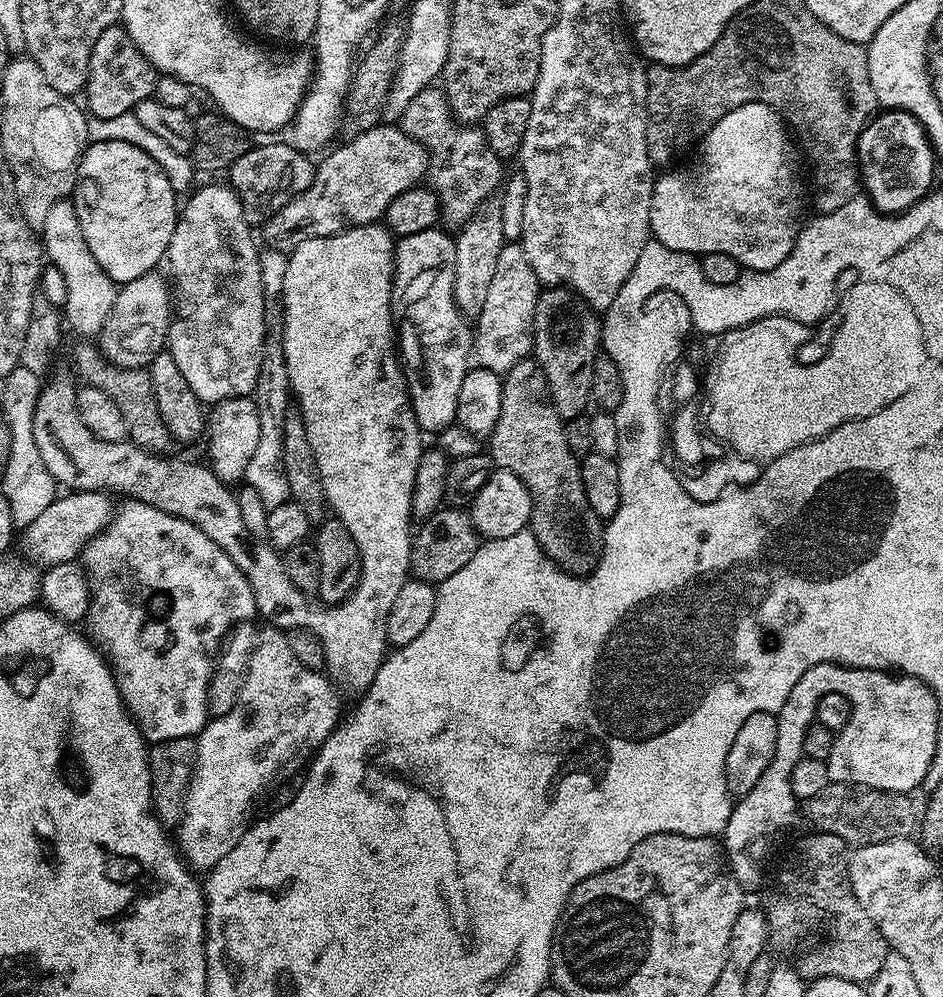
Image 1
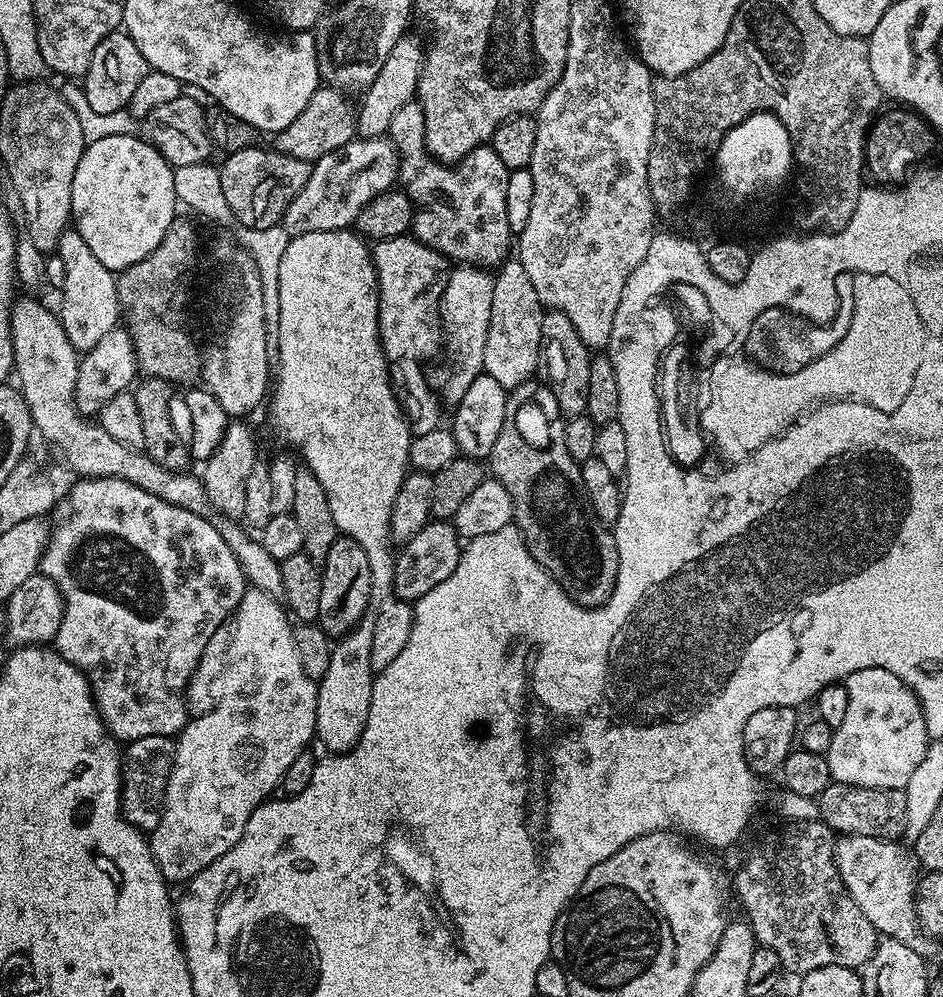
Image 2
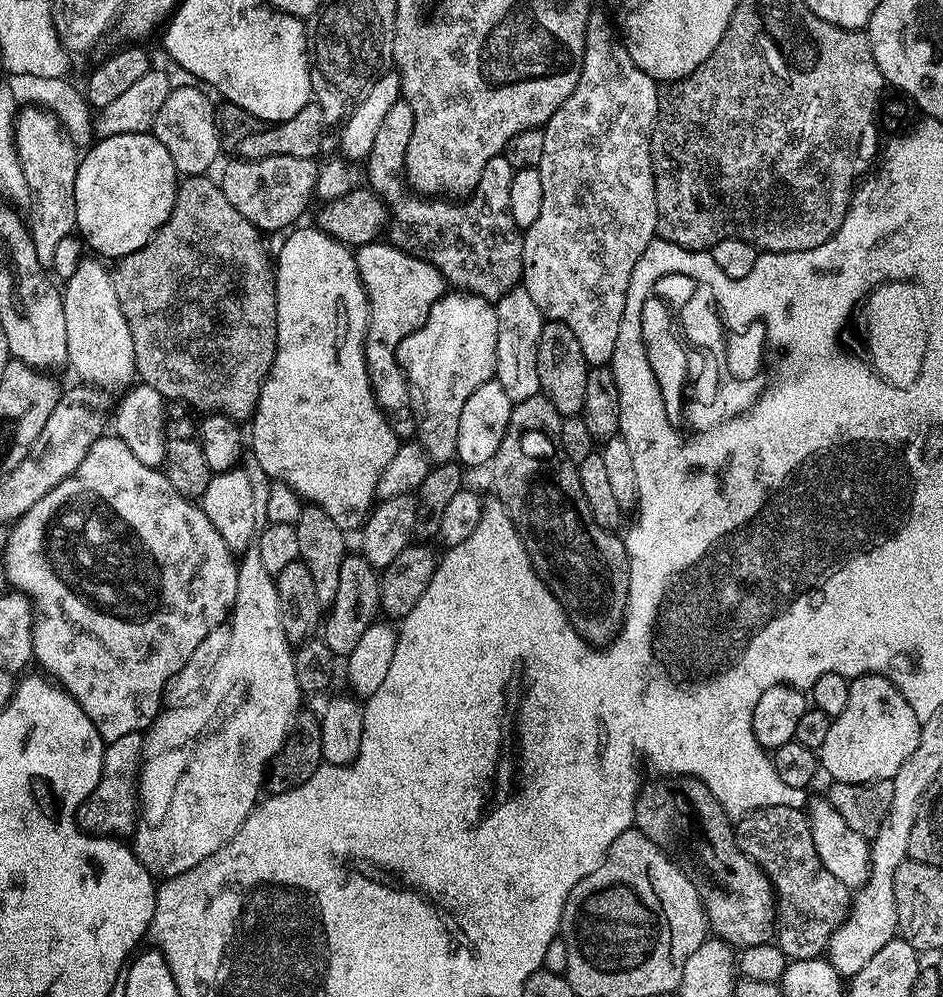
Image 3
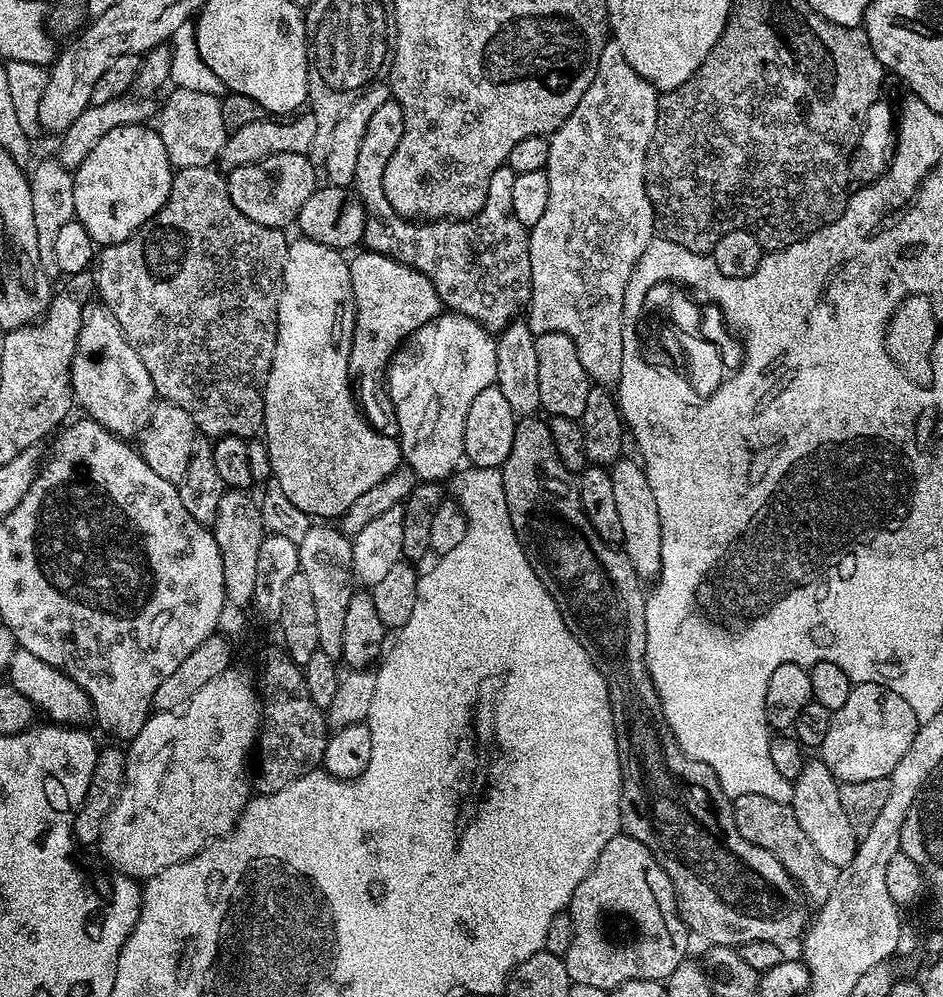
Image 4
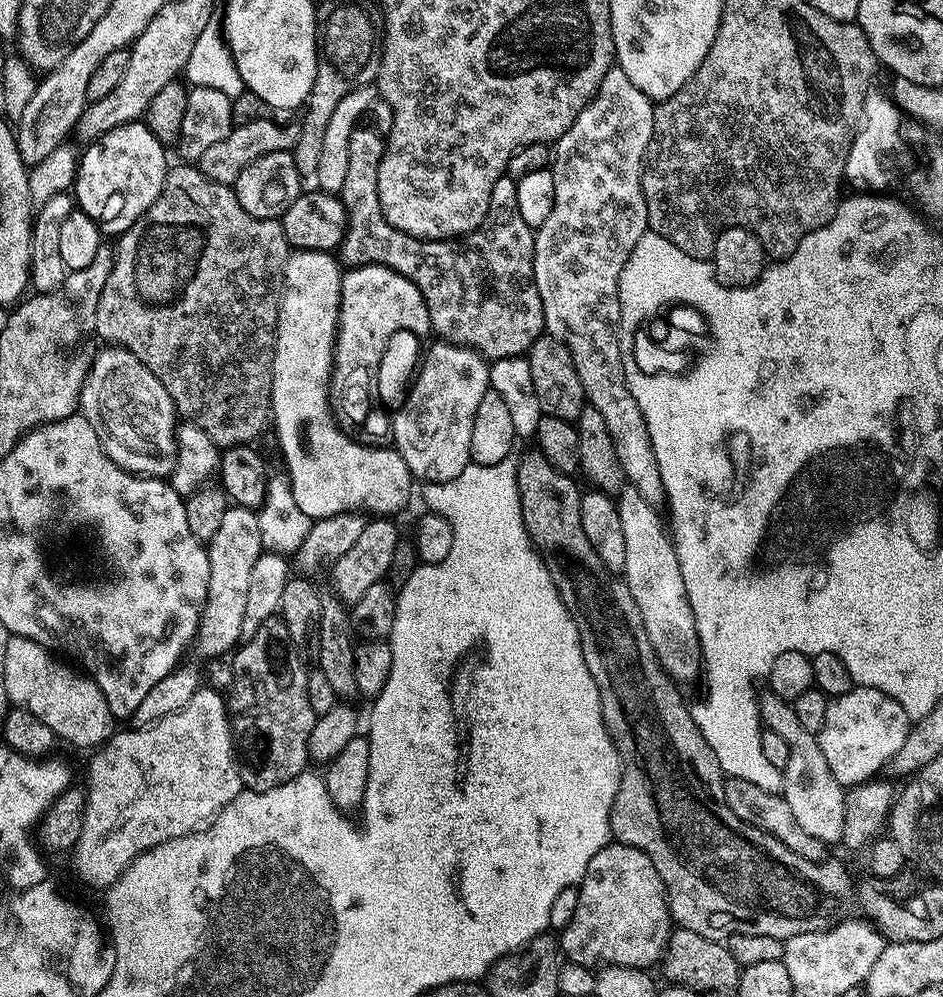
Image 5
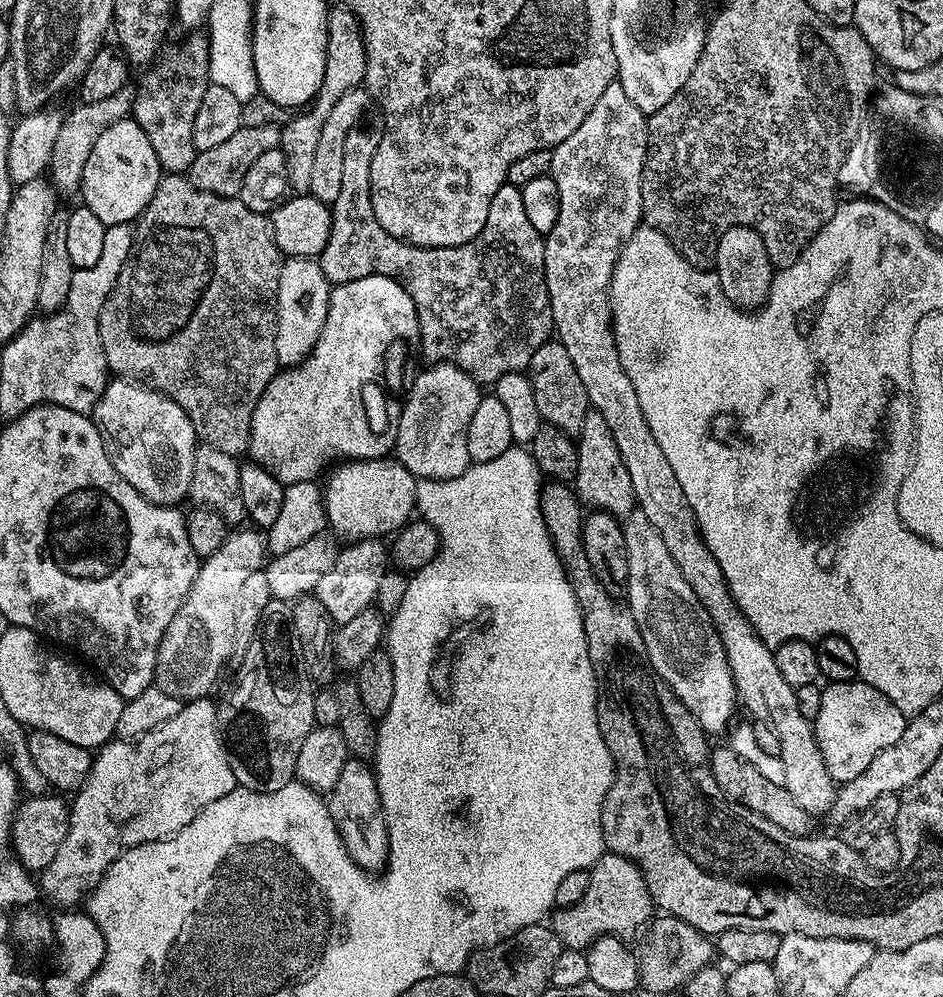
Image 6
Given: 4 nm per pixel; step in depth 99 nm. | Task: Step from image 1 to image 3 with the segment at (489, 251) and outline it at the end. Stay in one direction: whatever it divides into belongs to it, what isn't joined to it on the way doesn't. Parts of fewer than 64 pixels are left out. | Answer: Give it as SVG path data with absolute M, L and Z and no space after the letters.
M459 290L449 291L440 297L430 314L414 334L406 334L398 346L396 360L404 367L409 385L418 397L418 442L433 462L448 462L455 457L458 446L458 418L466 398L496 375L496 351L498 350L498 314L496 305L481 296L473 296Z

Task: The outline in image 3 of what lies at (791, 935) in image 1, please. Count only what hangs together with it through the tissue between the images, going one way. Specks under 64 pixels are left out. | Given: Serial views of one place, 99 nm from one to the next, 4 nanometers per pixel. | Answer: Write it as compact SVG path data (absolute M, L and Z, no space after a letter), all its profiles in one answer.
M766 806L735 821L736 845L761 868L772 882L776 898L775 944L789 961L815 960L828 950L830 938L844 925L850 907L850 890L818 858L804 808Z

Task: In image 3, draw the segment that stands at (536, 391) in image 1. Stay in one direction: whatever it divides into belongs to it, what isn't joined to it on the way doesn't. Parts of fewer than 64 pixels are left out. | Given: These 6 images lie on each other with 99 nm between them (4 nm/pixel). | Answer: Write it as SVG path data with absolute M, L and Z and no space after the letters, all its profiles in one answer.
M543 394L515 401L502 446L498 446L498 454L494 454L490 465L492 488L496 491L495 499L506 510L510 522L514 522L514 530L522 538L534 570L564 608L576 633L589 644L600 646L611 641L624 623L624 612L628 609L628 551L617 533L602 530L594 522L582 494L582 482L578 482L576 465L564 457L554 439L559 437L561 419L556 407Z

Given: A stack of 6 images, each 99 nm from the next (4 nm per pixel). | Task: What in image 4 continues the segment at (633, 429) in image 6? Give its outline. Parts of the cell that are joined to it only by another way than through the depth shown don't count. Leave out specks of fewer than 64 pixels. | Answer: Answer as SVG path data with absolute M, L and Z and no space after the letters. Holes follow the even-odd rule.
M615 42L604 45L602 58L598 58L598 70L594 74L594 82L582 94L582 102L574 106L570 118L562 122L562 126L553 132L548 145L550 146L550 158L548 159L548 181L550 182L550 199L546 202L546 211L542 218L531 228L528 234L528 249L530 250L530 274L532 275L532 302L526 309L526 323L534 334L542 332L561 332L566 334L578 346L578 359L586 370L588 379L596 386L615 386L620 383L622 374L622 334L624 333L624 299L626 298L626 286L630 282L630 274L642 258L642 250L654 239L656 232L656 219L654 210L650 206L650 198L646 194L646 182L644 171L646 170L646 154L654 134L654 126L658 118L658 90L630 62L626 62L626 54L622 54L622 46ZM819 758L809 759L802 766L802 774L792 781L792 802L794 814L798 818L798 826L806 830L806 838L814 842L814 850L830 862L836 869L845 868L854 858L858 837L854 826L850 826L850 818L842 811L842 802L838 799L840 784L835 774L824 765Z

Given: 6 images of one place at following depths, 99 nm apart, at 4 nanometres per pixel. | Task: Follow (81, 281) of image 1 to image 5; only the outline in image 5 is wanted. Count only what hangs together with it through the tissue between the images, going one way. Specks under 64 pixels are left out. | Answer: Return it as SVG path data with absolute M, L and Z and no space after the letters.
M104 346L97 356L90 360L88 377L84 380L80 395L79 411L94 426L101 446L119 468L125 468L133 476L151 476L153 478L171 477L176 465L176 429L178 413L170 394L156 375L138 358L134 358L124 348Z

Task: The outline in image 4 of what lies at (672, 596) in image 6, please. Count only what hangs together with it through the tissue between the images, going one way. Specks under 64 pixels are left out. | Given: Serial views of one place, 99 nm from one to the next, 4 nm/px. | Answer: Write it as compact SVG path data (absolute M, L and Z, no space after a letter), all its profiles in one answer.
M636 458L615 460L610 465L610 483L614 485L614 499L618 505L620 521L622 521L622 538L624 539L622 551L630 558L634 570L641 578L659 577L662 562L662 524L658 518L658 502L654 502L654 490L650 490L650 482L644 473L643 463Z

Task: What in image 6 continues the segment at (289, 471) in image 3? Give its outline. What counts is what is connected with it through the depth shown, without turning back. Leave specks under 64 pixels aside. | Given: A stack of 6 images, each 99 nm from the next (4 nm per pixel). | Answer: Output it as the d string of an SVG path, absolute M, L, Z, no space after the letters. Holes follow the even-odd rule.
M293 256L280 265L276 295L276 362L280 366L301 364L314 350L328 313L330 285L319 263L307 256ZM350 460L333 468L336 469L328 485L323 485L322 495L327 523L337 537L345 536L348 542L388 538L413 519L417 511L417 477L401 466L399 460Z

